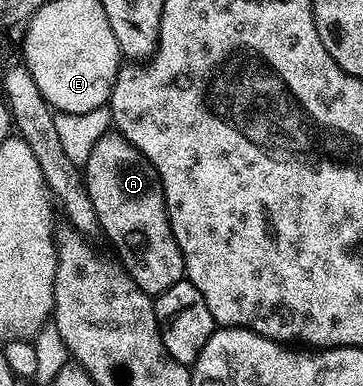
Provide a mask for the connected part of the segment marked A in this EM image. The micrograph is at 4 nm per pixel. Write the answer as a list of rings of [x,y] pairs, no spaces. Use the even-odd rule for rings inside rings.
[[[107,132],[99,139],[97,146],[93,146],[93,154],[89,154],[85,165],[85,181],[102,235],[107,235],[108,242],[115,247],[114,255],[129,274],[129,278],[133,278],[133,282],[141,286],[141,290],[154,298],[169,290],[169,286],[184,279],[183,255],[181,246],[177,246],[177,238],[173,238],[173,230],[169,226],[163,184],[159,181],[158,170],[147,161],[145,154],[141,154],[141,150],[137,150],[118,132]]]

